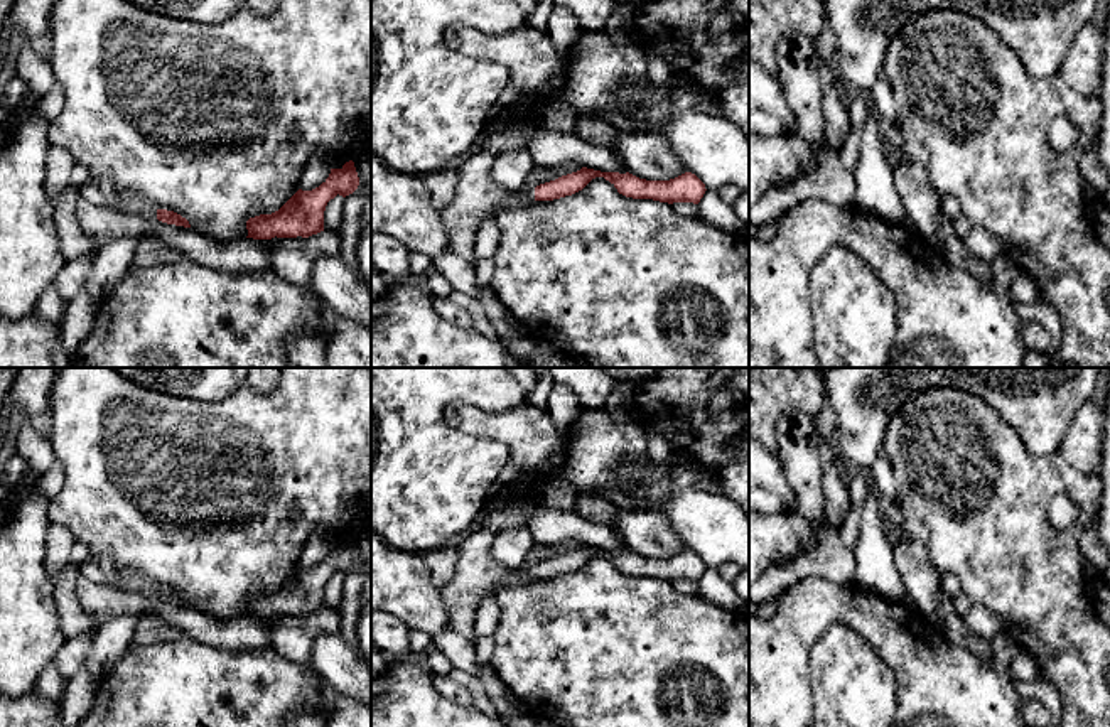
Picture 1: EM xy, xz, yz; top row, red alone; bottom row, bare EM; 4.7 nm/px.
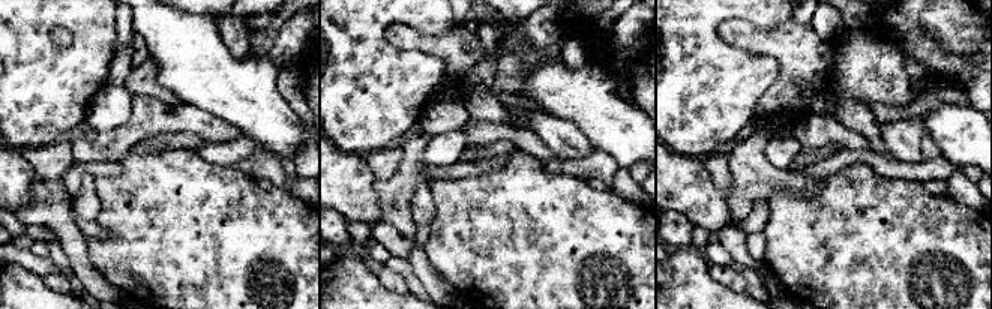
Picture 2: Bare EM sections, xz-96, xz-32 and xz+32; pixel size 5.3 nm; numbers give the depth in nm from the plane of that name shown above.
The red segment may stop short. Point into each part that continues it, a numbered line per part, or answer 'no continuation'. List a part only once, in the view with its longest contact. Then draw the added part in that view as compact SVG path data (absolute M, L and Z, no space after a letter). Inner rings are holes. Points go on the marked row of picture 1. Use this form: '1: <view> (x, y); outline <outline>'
no continuation

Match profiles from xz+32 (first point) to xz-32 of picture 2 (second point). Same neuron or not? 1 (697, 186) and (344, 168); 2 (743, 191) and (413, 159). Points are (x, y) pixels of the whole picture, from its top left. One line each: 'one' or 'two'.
1: one
2: one

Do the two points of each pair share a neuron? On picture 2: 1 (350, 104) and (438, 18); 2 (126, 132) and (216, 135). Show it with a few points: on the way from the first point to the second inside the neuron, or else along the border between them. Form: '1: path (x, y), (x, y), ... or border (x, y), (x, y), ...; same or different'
1: path (350, 69), (350, 54), (389, 15), (404, 15); same
2: path (149, 120), (194, 120); same

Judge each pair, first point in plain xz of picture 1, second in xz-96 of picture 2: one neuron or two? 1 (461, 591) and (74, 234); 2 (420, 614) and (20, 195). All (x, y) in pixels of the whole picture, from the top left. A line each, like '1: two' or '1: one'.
1: one
2: one

